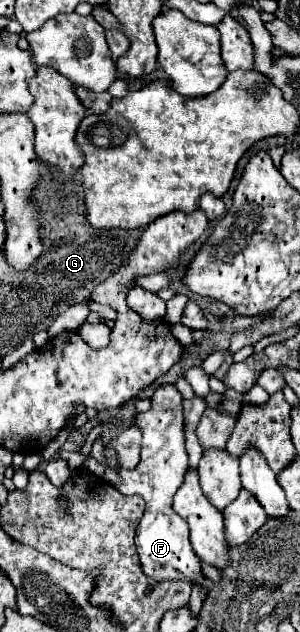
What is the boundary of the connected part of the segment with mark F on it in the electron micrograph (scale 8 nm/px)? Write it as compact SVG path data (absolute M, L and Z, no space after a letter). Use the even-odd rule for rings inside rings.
M173 385L159 387L151 397L151 409L145 413L137 413L131 419L131 425L141 429L141 461L135 469L119 471L119 481L115 487L123 495L141 495L145 499L145 515L137 527L135 547L139 553L139 563L143 573L155 581L189 581L189 583L205 583L201 573L201 561L195 555L189 543L189 527L183 517L179 517L173 507L173 495L181 487L183 477L189 469L187 465L187 451L185 451L185 437L183 437L183 397Z

